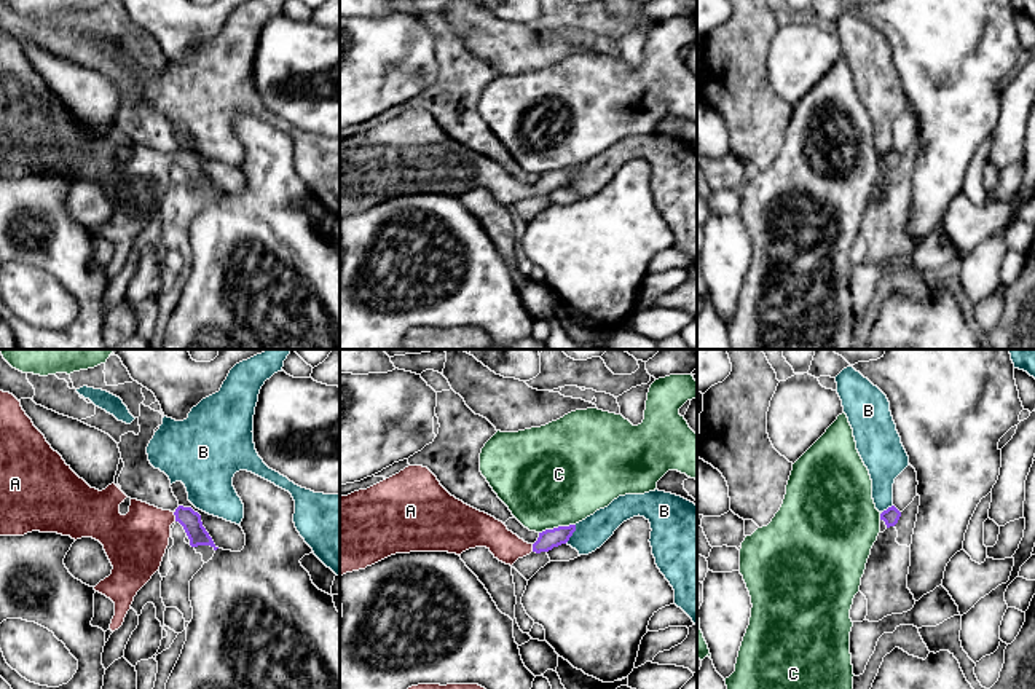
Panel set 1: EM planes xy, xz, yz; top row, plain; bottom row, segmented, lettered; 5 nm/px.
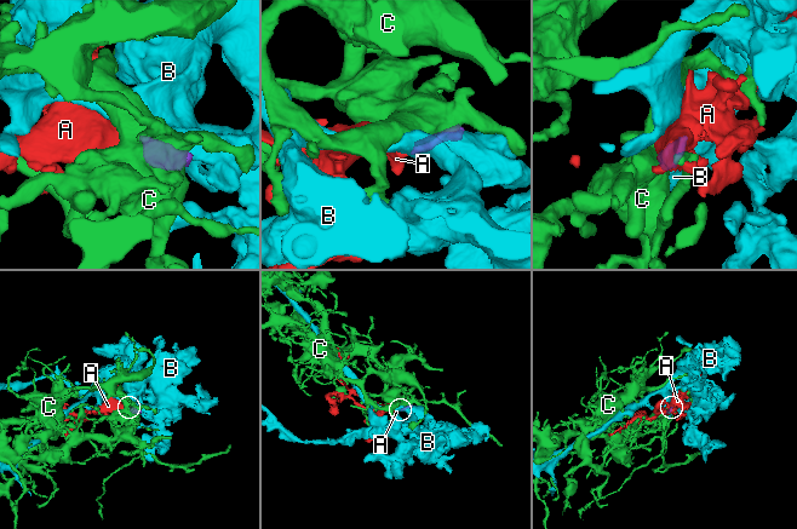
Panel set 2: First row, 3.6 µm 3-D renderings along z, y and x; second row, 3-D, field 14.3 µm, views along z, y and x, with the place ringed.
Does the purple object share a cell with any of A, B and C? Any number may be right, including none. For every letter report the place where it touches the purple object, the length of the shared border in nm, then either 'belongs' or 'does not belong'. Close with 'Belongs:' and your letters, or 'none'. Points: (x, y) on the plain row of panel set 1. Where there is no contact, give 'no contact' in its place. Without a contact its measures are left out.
A: meets purple in xy at (176, 160); contact 50 nm long; belongs
B: meets purple in xz at (571, 177); contact 110 nm long; does not belong
C: meets purple in xz at (558, 169); contact 190 nm long; does not belong
Belongs: A

